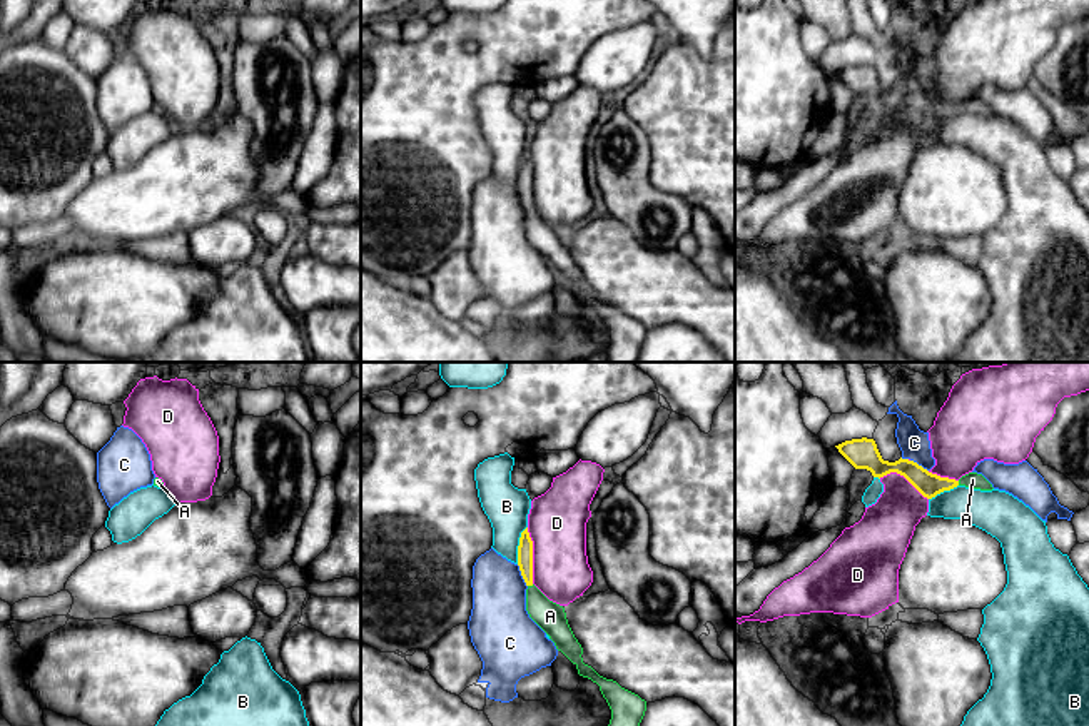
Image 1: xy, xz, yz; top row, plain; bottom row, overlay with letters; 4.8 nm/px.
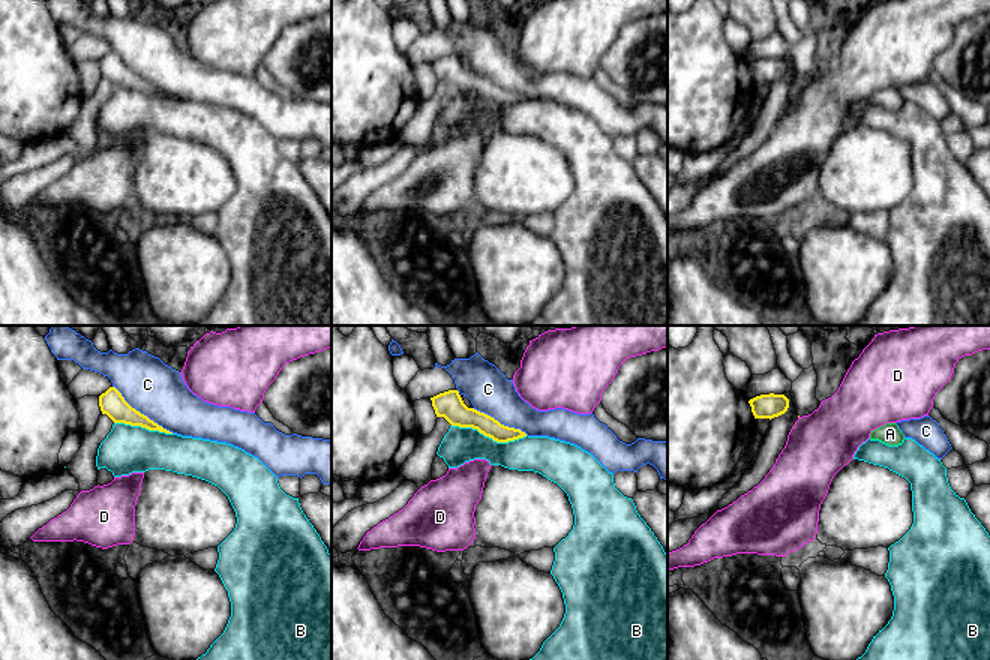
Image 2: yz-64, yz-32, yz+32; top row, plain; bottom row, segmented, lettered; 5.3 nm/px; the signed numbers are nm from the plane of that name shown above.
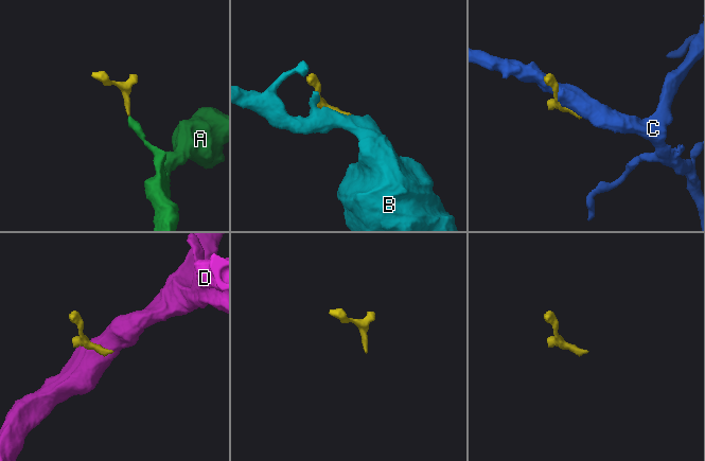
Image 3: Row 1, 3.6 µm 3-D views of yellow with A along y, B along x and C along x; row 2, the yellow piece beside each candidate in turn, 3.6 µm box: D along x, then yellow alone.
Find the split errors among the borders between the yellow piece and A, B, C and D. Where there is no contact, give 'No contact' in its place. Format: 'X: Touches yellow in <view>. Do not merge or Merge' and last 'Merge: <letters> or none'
A: Touches yellow in xz. Merge
B: Touches yellow in xz. Do not merge
C: Touches yellow in xz. Do not merge
D: Touches yellow in xz. Do not merge
Merge: A

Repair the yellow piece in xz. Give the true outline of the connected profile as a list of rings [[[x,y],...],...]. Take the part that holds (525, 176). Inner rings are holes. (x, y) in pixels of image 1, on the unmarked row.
[[[528,154],[519,164],[518,192],[528,212],[526,237],[529,244],[550,262],[556,275],[576,292],[580,302],[600,312],[611,335],[611,345],[606,355],[608,362],[638,362],[640,349],[646,337],[646,327],[621,314],[616,307],[600,302],[591,292],[583,289],[583,274],[568,250],[565,234],[550,227],[533,210],[533,167]]]

